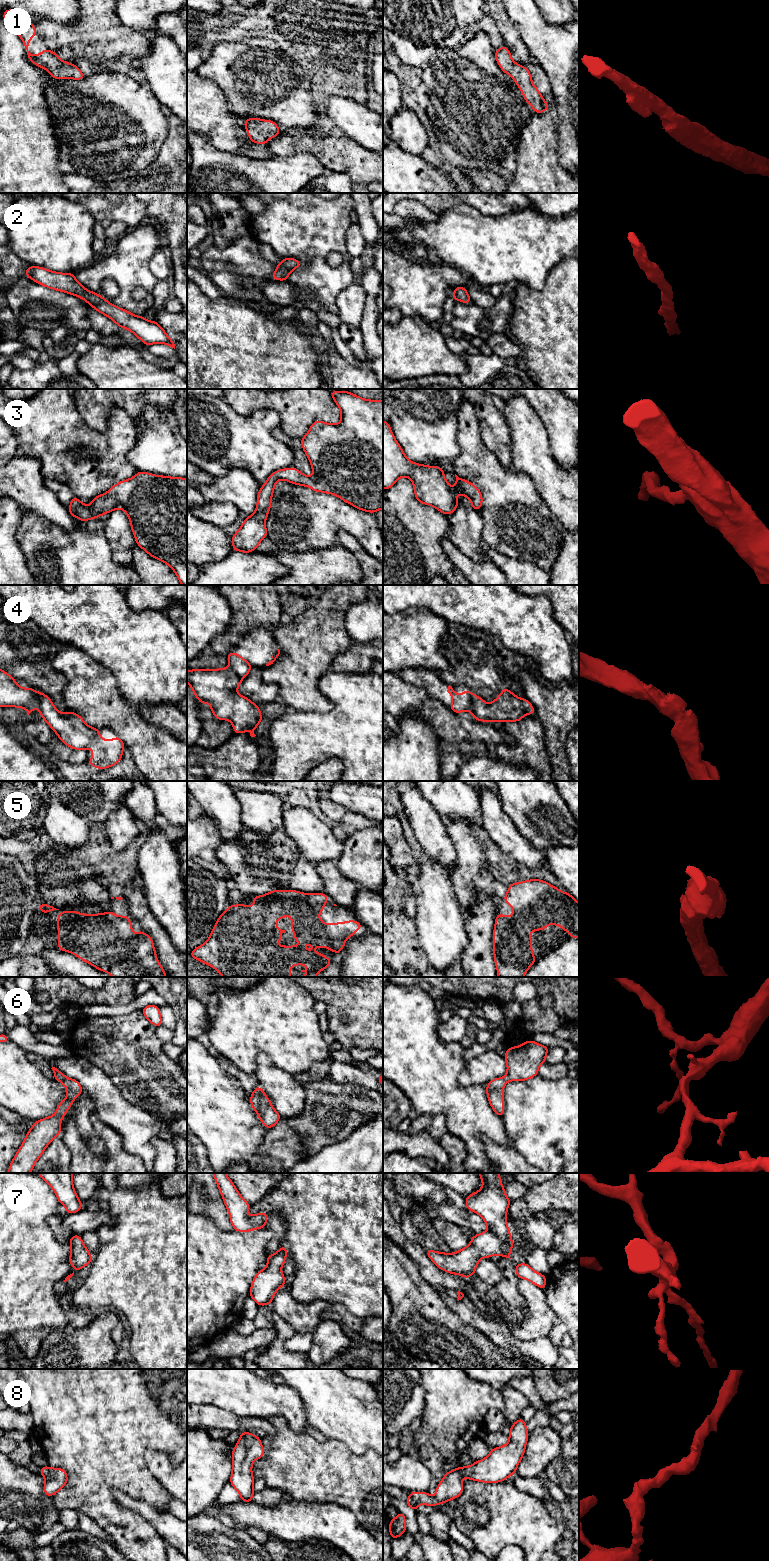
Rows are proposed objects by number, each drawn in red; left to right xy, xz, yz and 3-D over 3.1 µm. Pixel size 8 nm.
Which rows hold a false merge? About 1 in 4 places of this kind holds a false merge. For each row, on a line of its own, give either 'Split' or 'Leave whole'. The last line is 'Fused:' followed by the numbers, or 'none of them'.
1: Leave whole
2: Leave whole
3: Leave whole
4: Split
5: Leave whole
6: Leave whole
7: Leave whole
8: Leave whole
Fused: 4

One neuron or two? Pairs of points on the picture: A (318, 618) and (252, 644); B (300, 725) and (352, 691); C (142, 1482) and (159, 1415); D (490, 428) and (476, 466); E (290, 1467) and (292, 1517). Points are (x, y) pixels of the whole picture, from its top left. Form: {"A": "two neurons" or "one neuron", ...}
{"A": "two neurons", "B": "one neuron", "C": "one neuron", "D": "two neurons", "E": "two neurons"}

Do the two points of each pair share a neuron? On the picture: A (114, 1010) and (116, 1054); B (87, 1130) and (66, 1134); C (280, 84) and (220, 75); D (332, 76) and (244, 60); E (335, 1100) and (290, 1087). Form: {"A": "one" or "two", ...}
{"A": "two", "B": "two", "C": "one", "D": "one", "E": "two"}

